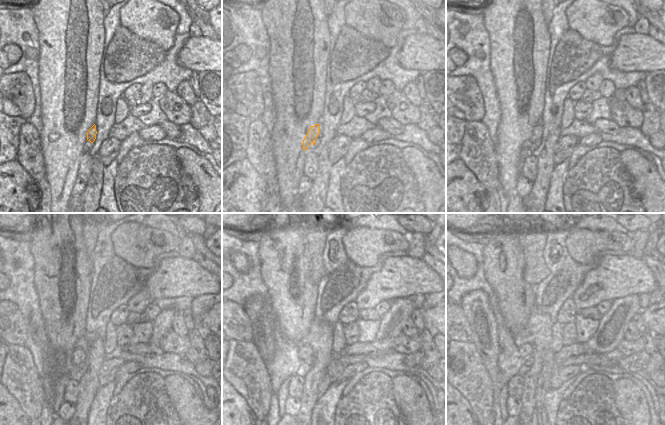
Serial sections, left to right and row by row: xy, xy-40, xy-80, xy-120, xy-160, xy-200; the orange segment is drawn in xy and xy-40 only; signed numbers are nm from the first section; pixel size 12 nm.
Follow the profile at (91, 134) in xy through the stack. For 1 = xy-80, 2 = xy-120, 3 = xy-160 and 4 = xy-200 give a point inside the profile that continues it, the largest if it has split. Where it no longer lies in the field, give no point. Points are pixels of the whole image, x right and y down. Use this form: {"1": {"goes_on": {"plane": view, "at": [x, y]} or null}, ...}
{"1": {"goes_on": {"plane": "xy-80", "at": [528, 137]}}, "2": {"goes_on": {"plane": "xy-120", "at": [78, 354]}}, "3": {"goes_on": {"plane": "xy-160", "at": [304, 352]}}, "4": {"goes_on": {"plane": "xy-200", "at": [525, 350]}}}

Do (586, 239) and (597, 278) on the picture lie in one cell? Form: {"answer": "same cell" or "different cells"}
{"answer": "different cells"}

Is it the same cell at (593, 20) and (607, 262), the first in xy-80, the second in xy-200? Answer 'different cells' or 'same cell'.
different cells

